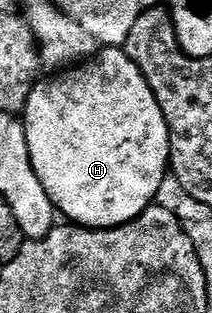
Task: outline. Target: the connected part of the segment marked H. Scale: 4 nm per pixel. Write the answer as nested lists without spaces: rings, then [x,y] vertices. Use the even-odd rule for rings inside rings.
[[[104,48],[93,54],[88,61],[65,68],[48,77],[52,78],[46,79],[45,82],[37,81],[33,85],[22,115],[26,144],[30,148],[30,164],[38,176],[38,180],[42,180],[42,188],[46,188],[46,196],[50,196],[50,200],[63,217],[64,214],[68,217],[65,219],[69,223],[86,226],[90,230],[112,230],[116,226],[124,226],[127,222],[133,222],[144,209],[155,203],[158,188],[161,187],[164,178],[170,174],[172,156],[166,116],[162,116],[162,108],[158,104],[158,100],[154,96],[150,84],[146,84],[146,76],[142,76],[138,64],[134,64],[134,60],[130,60],[130,56],[124,53],[123,49]]]

